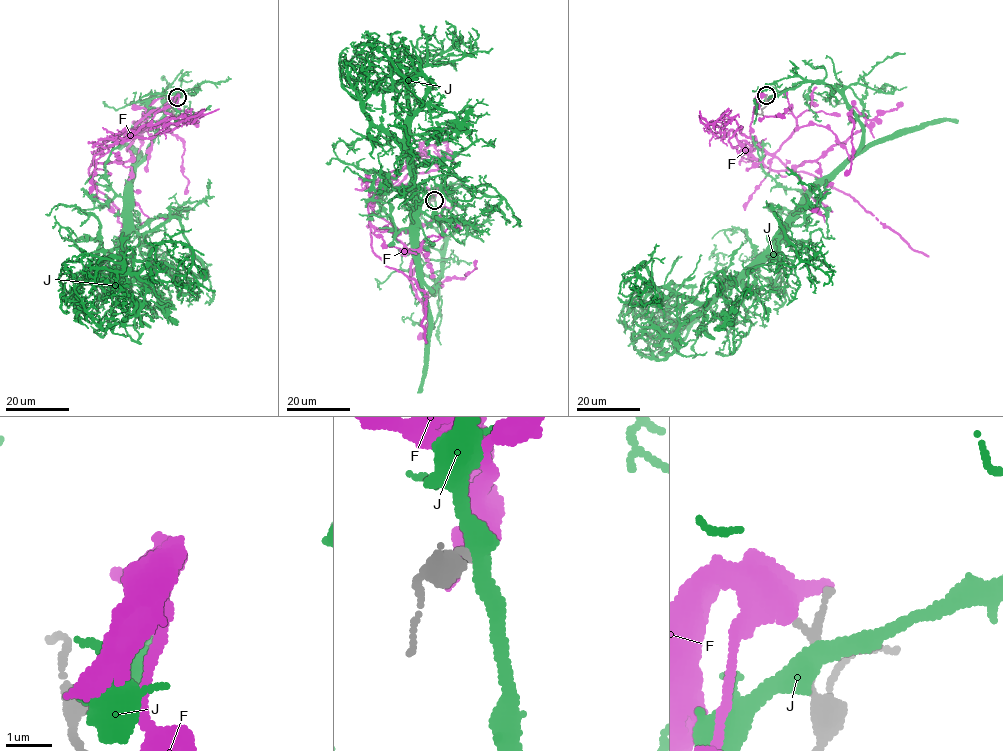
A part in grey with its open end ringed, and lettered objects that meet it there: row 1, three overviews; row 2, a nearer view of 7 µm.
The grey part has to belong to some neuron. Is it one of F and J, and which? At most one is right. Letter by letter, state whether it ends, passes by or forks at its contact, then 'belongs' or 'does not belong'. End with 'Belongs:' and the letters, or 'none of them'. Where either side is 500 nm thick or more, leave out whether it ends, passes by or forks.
F: it passes by; does not belong
J: it passes by; does not belong
Belongs: none of them

